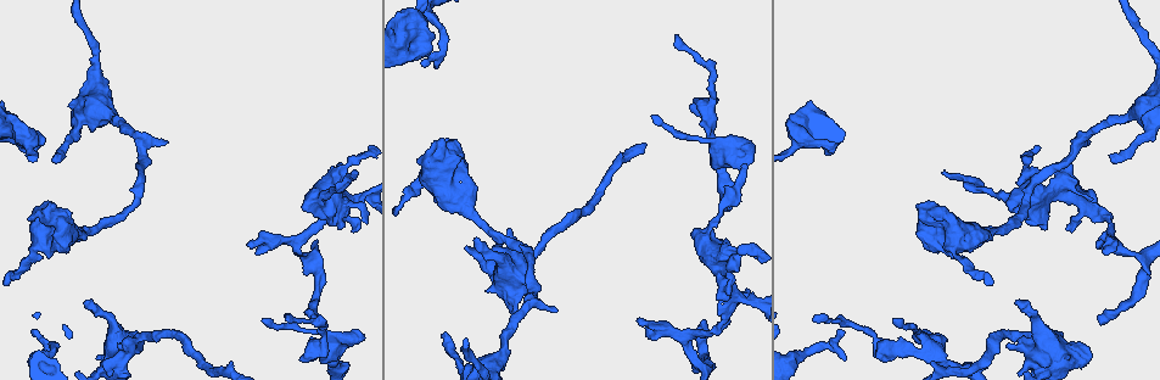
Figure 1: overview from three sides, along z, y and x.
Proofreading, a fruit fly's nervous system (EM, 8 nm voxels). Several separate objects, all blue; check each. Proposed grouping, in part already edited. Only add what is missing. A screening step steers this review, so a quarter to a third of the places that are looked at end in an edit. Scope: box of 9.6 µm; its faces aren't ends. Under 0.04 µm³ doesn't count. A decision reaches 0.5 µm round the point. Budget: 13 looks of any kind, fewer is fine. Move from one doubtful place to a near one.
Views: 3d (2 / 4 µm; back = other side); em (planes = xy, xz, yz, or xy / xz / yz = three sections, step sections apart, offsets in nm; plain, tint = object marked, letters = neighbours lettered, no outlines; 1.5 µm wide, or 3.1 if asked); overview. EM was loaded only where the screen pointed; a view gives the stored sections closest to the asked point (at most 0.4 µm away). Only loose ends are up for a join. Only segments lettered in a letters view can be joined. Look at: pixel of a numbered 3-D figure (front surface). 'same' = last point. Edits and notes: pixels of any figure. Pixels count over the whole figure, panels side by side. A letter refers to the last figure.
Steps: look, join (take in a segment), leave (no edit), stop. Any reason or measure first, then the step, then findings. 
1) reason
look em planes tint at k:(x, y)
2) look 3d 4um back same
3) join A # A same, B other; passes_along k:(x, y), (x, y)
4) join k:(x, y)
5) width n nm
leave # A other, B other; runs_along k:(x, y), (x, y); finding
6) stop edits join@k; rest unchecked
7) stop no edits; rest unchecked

an open end
look 3d 2um at 1:(55, 161)

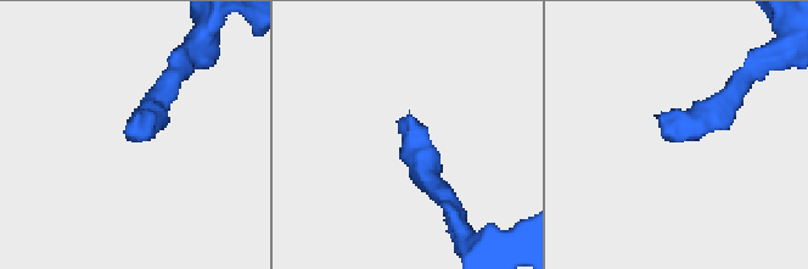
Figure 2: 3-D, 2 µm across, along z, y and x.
look em xz step 8 tint at 2:(126, 130)

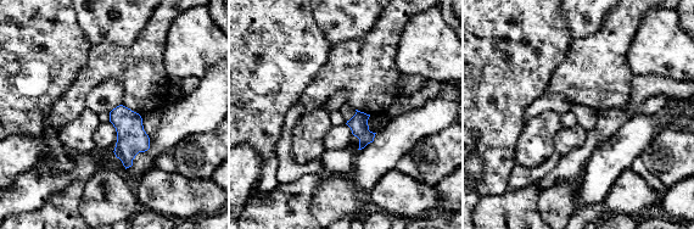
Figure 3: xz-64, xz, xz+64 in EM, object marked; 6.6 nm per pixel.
look em planes letters same

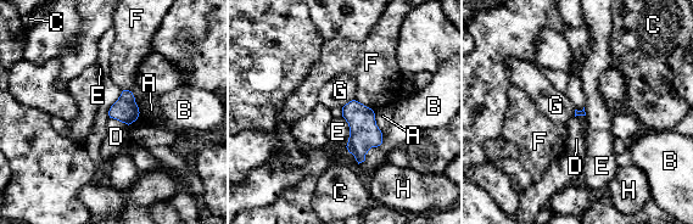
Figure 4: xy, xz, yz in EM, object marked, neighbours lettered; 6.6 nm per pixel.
leave # A other, B other, C other, D other, E other, F other, G other, H other; border 4:(353, 99), (342, 107); no lettered segment goes on from it

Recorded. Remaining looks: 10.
free end
look 3d 4um at 1:(284, 316)

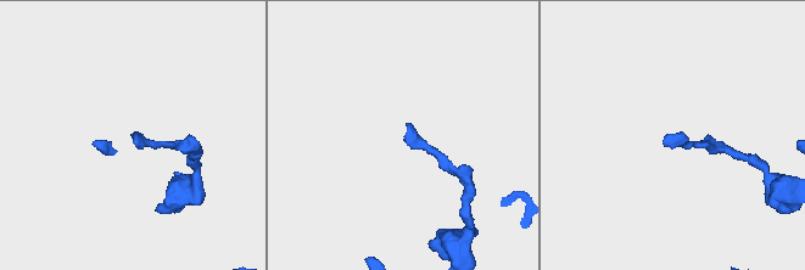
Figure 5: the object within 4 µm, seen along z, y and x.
look em planes letters at 5:(136, 139)

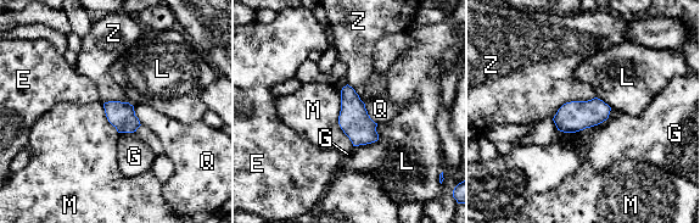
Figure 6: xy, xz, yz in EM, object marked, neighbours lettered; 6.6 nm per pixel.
width 180 nm
leave # E other, G other, L other, M other, Q other, Z other; border 6:(340, 93), (339, 126), (353, 145); no lettered segment goes on from it

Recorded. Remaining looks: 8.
an open end
look 3d 2um at 1:(313, 315)

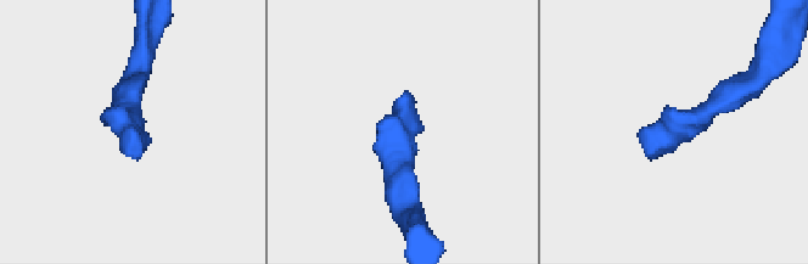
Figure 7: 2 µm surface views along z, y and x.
now the EM
look em planes letters at 7:(407, 93)

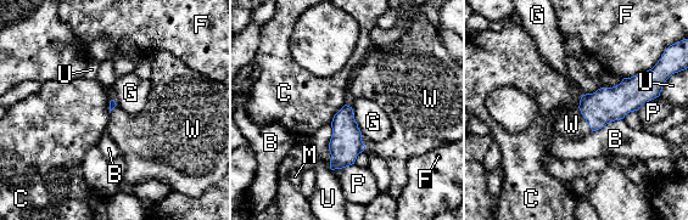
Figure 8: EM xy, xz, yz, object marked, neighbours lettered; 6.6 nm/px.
join W # B other, C other, F other, G other, M other, P other, U other, W same; it goes on there

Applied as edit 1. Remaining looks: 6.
look em planes letters at 1:(1017, 304)

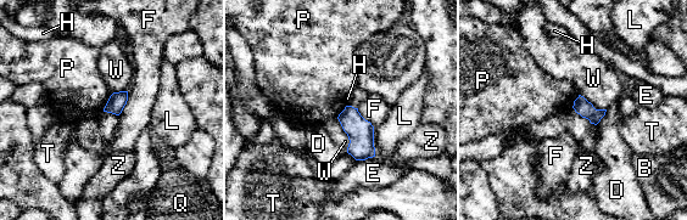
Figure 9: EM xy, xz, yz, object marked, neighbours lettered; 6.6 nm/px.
width 110 nm
leave # B other, D other, E other, F other, H other, L other, P other, Q other, T other, W other, Z other; none of them fits

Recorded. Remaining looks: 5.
an open end
look em planes letters at 1:(434, 66)

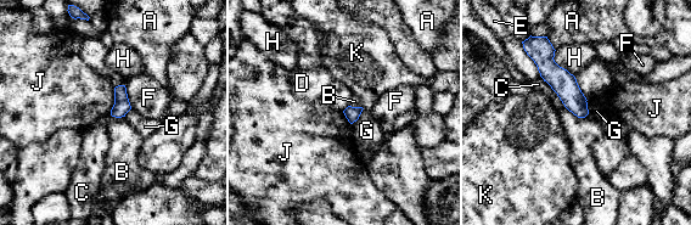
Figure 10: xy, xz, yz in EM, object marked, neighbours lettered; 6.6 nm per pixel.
leave # A other, B other, C other, D other, E other, F other, G other, H other, J other, K other; border 10:(114, 88), (114, 103), (110, 114); none of them fits

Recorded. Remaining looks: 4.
stop edits join@8; rest unchecked

